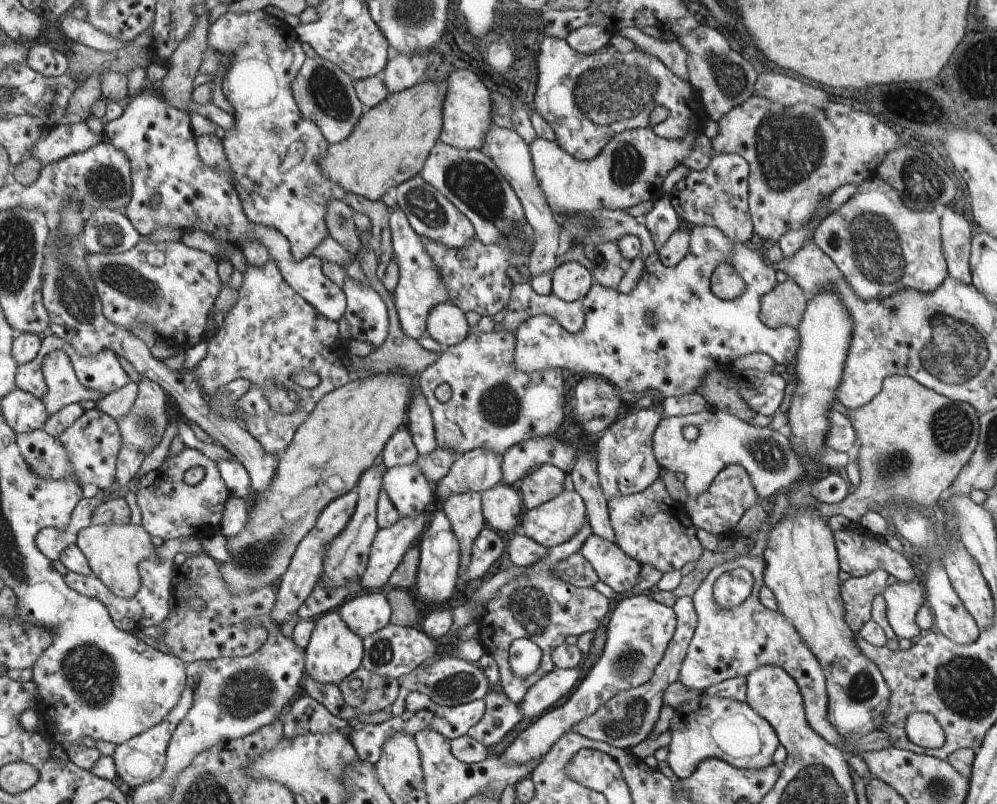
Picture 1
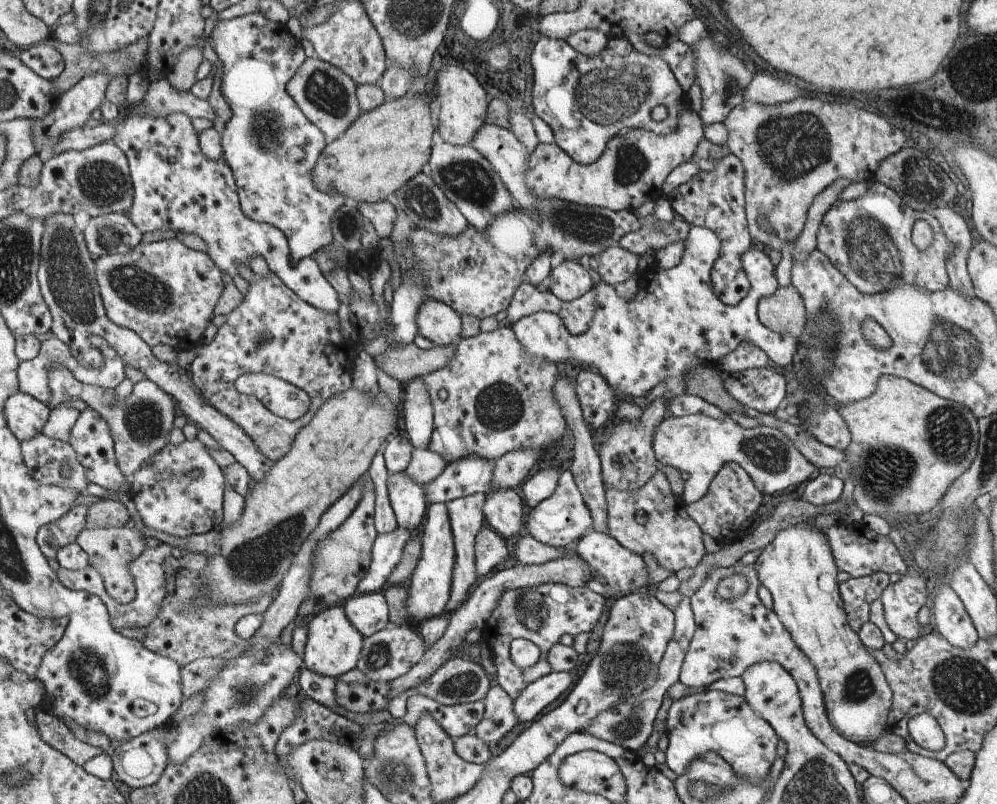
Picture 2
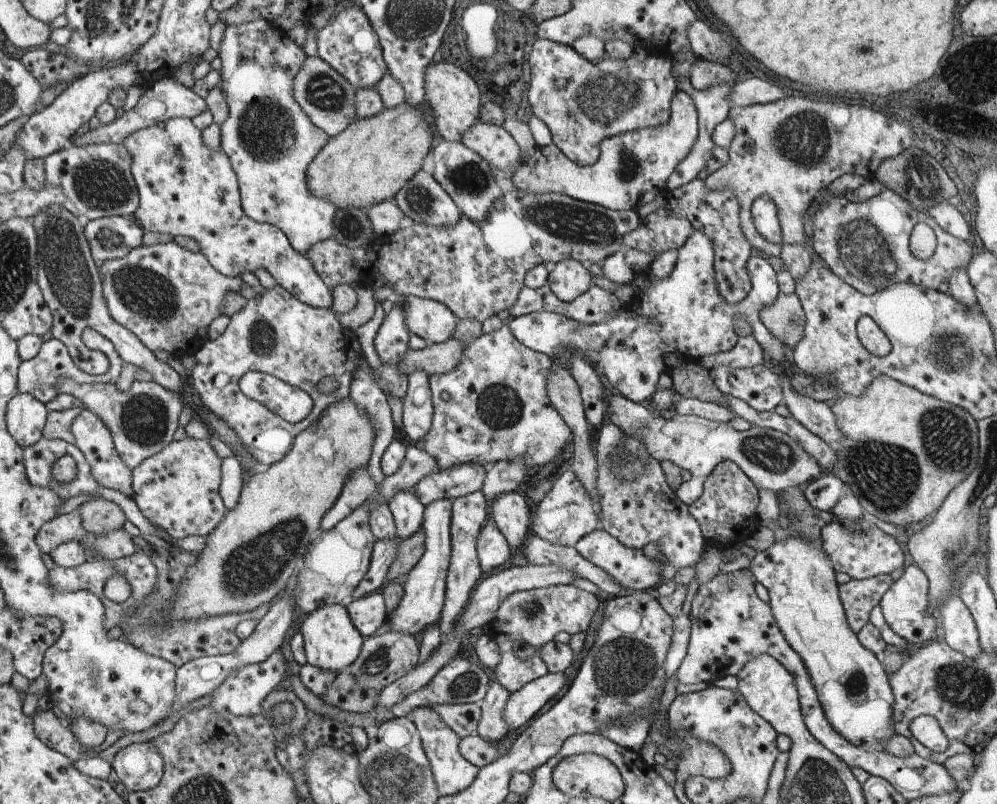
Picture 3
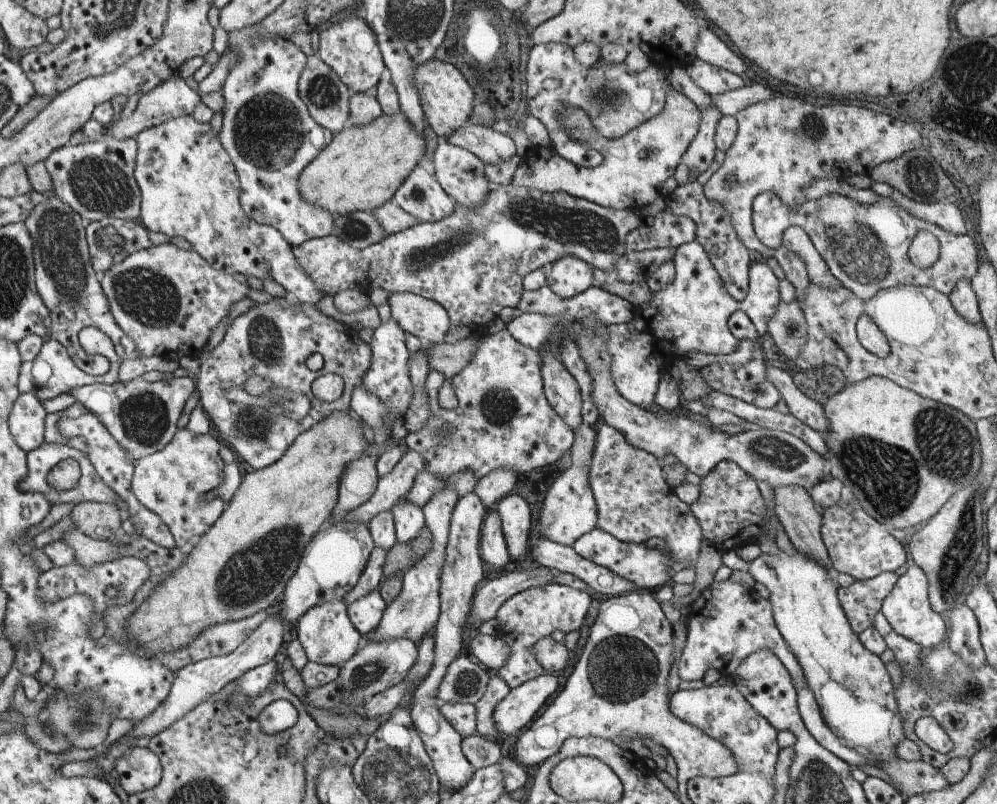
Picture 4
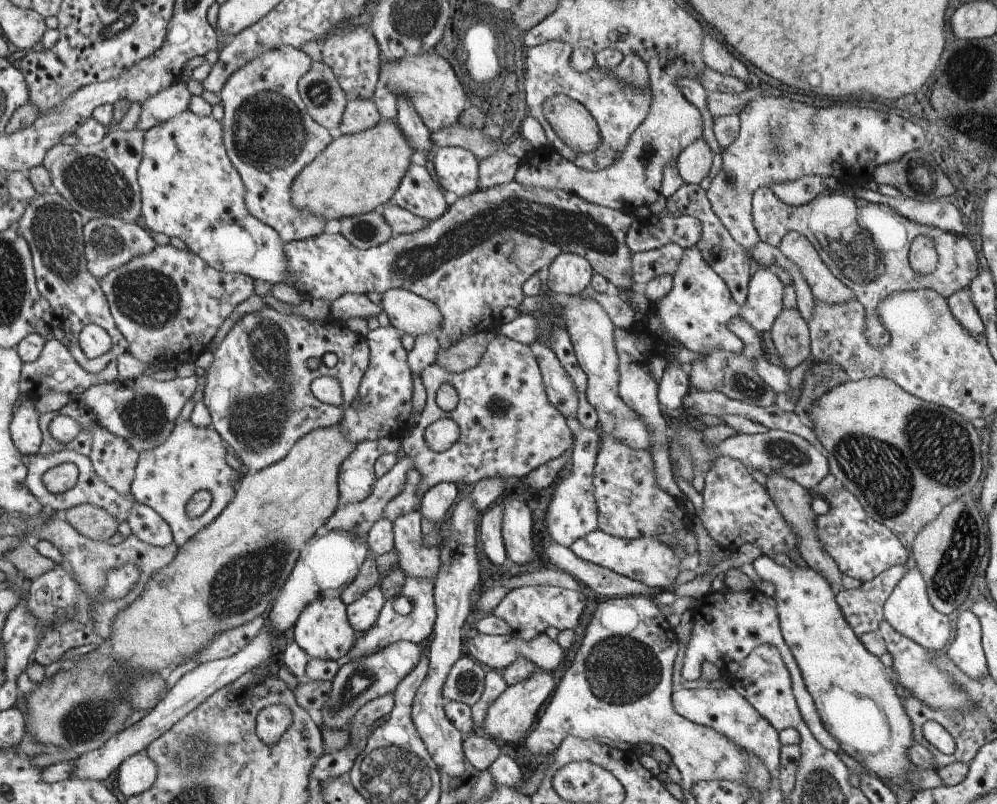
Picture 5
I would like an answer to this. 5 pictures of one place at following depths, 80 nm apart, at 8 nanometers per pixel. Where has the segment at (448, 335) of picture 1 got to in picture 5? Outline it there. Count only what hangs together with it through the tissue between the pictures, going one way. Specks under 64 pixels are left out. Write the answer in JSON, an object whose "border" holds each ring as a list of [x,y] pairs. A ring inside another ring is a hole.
{"border":[[[390,289],[383,293],[382,306],[390,324],[400,333],[417,337],[440,332],[442,313],[429,299],[406,289]]]}

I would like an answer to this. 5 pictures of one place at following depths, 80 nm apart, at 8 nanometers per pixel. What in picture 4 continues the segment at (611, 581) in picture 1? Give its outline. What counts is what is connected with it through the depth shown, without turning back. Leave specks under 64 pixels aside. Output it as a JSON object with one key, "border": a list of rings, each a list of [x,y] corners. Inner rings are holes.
{"border":[[[598,528],[583,534],[571,547],[585,559],[609,568],[618,576],[633,582],[639,590],[657,590],[664,585],[672,584],[670,575],[671,556],[666,550],[649,547],[646,543],[622,542],[621,539],[617,539],[614,535]]]}

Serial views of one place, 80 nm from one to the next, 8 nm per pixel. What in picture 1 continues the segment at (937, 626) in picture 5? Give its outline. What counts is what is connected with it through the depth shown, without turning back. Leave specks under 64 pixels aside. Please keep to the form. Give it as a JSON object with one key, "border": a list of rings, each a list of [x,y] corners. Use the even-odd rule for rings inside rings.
{"border":[[[918,578],[911,581],[897,581],[884,589],[886,616],[891,629],[899,639],[916,638],[921,628],[915,621],[918,609],[925,600],[924,584]]]}

